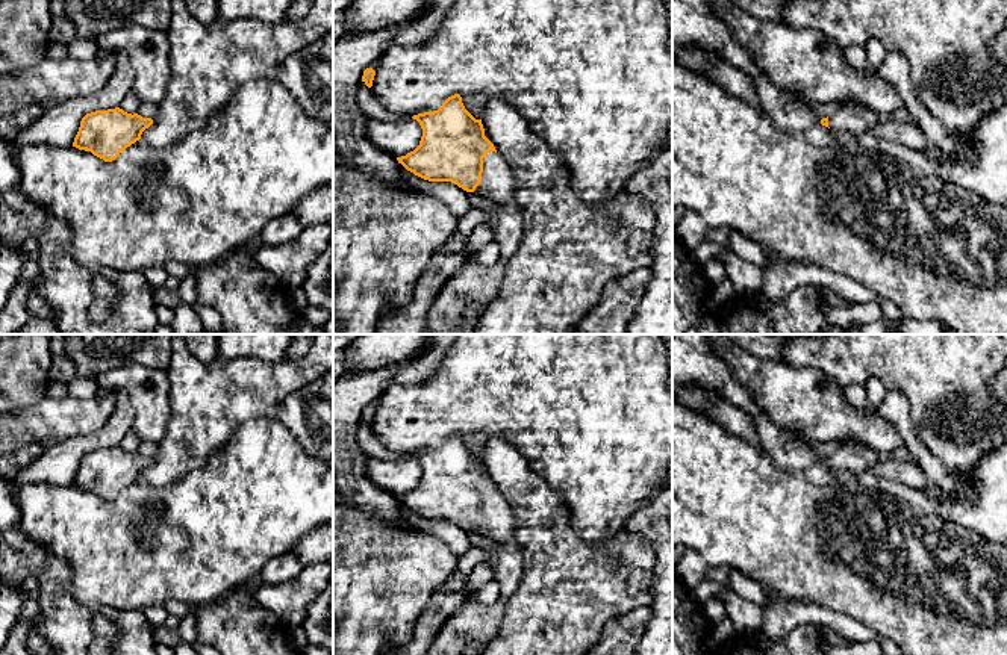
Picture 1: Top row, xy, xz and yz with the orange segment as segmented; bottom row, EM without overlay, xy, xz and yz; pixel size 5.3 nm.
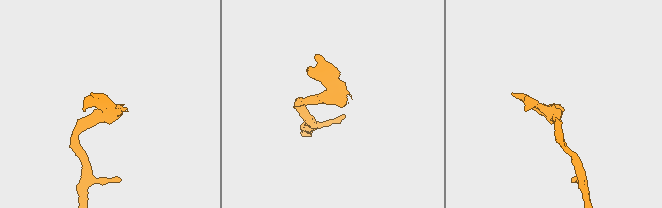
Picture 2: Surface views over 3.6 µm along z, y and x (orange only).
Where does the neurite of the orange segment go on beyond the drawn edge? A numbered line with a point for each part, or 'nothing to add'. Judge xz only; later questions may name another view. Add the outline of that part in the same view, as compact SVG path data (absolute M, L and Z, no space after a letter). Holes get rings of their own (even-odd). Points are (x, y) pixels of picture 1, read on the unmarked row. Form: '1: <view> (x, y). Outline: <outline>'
1: xz (497, 522). Outline: M489 490L483 496L482 520L474 531L500 543L516 545L515 529L516 520L510 505L498 492Z

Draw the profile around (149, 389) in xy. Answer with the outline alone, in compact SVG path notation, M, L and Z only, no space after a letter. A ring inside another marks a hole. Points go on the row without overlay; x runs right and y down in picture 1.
M132 363L97 377L101 392L124 390L135 410L132 430L142 440L159 443L171 414L170 380L165 371Z

